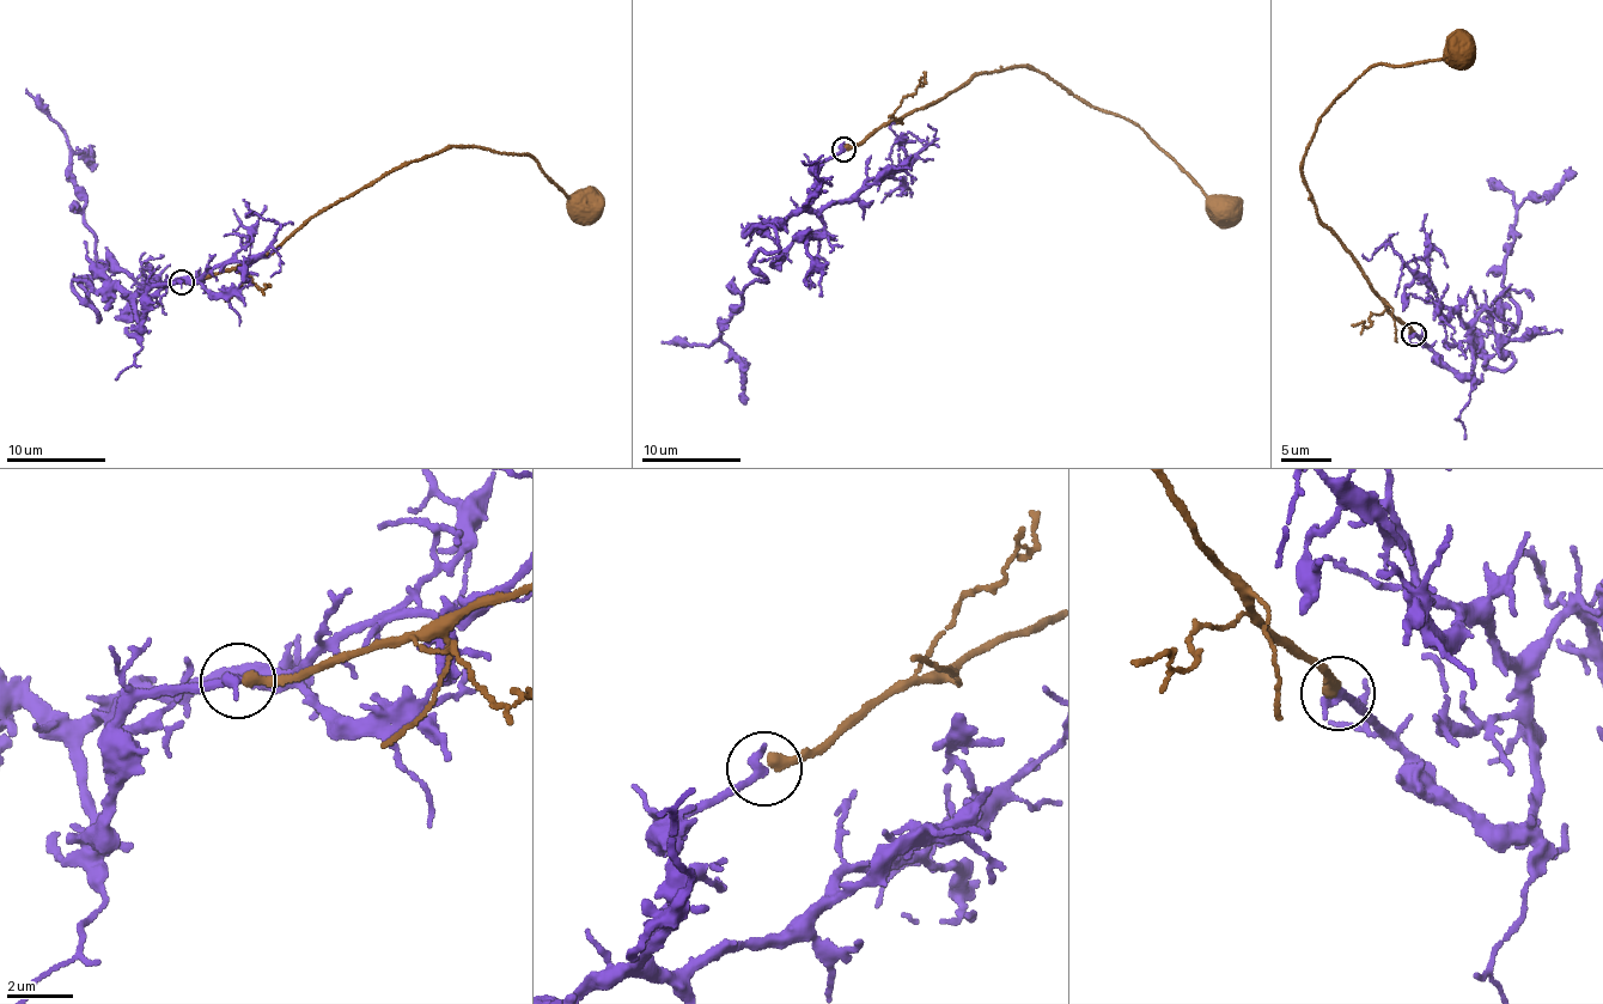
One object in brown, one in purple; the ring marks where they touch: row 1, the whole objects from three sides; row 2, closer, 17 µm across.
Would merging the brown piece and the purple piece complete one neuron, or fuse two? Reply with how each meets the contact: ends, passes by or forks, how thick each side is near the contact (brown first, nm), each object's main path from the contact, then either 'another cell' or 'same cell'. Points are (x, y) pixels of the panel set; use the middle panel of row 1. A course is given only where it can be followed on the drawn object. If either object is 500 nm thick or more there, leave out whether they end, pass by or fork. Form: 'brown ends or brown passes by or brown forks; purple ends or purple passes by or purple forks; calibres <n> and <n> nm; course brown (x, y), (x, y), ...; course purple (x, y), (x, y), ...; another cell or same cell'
brown ends; purple ends; calibres 340 and 340 nm; course brown (845, 148), (860, 146), (975, 75), (1028, 67), (1048, 73), (1076, 97), (1140, 127), (1207, 198), (1223, 206); course purple (842, 148), (808, 207), (743, 232), (770, 227), (776, 251), (751, 262), (763, 284), (713, 345), (662, 342); same cell

